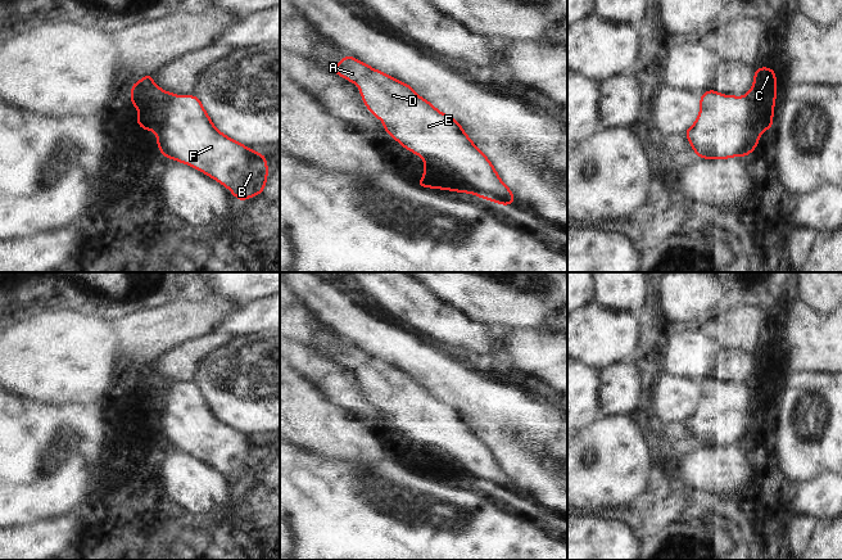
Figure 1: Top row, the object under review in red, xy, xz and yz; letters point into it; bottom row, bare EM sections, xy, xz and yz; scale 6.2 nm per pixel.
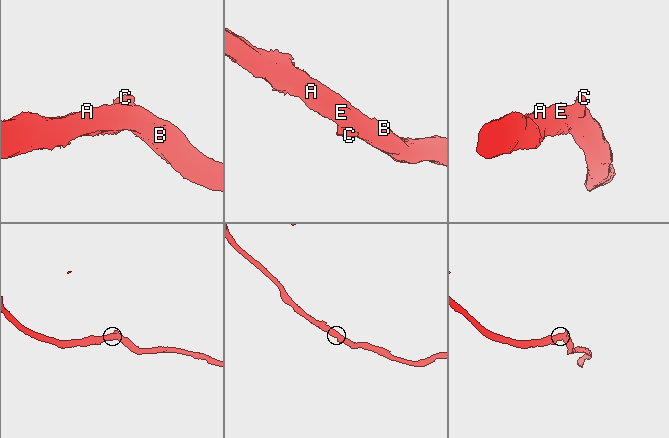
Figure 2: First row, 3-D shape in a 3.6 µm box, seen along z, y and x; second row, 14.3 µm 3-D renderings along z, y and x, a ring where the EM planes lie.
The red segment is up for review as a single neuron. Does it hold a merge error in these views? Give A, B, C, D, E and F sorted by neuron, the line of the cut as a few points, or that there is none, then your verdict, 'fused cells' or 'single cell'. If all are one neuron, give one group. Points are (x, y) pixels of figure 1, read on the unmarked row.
A B C D E F; no cut; single cell

